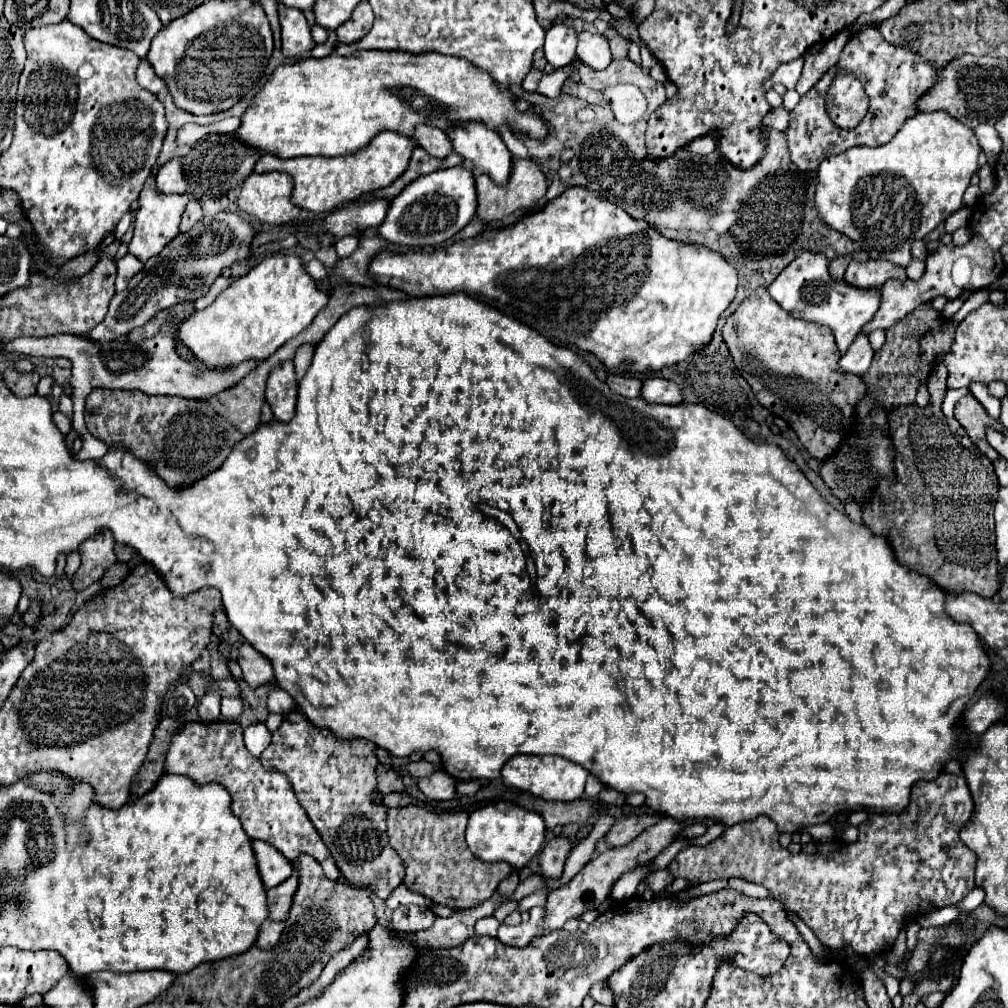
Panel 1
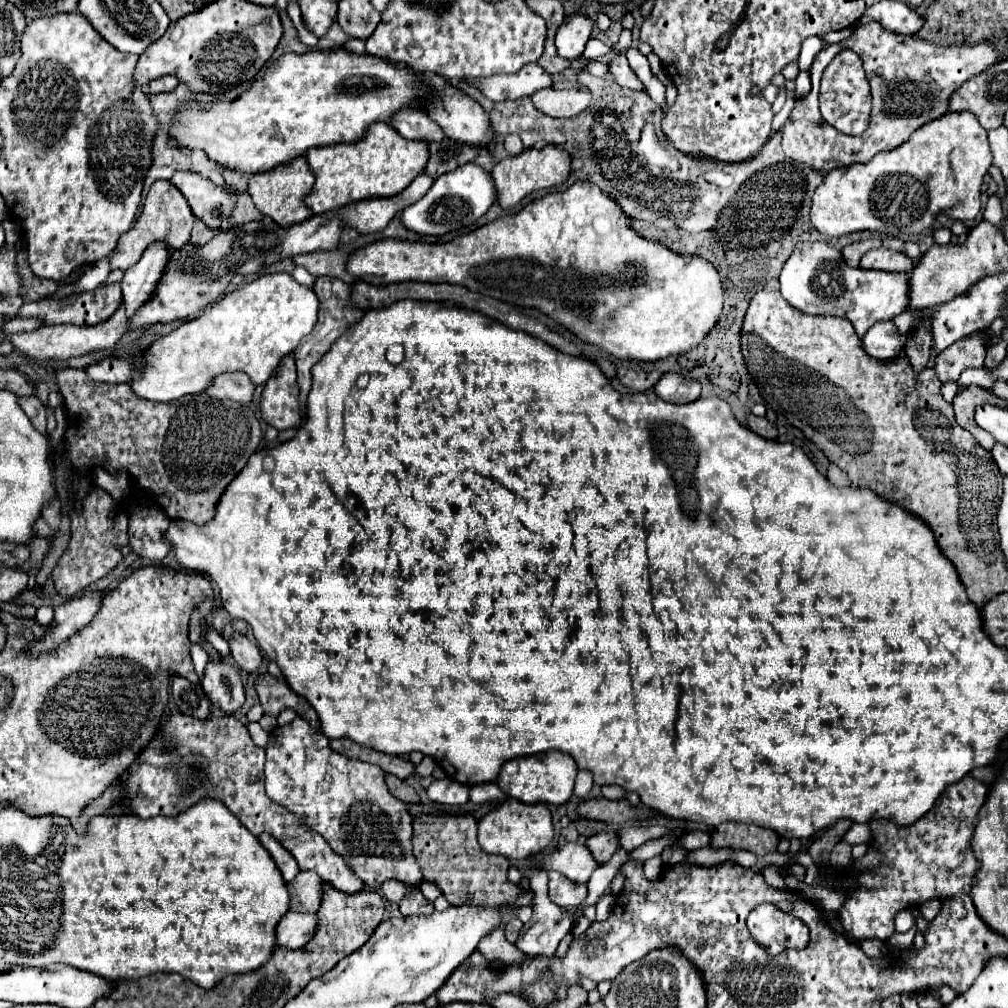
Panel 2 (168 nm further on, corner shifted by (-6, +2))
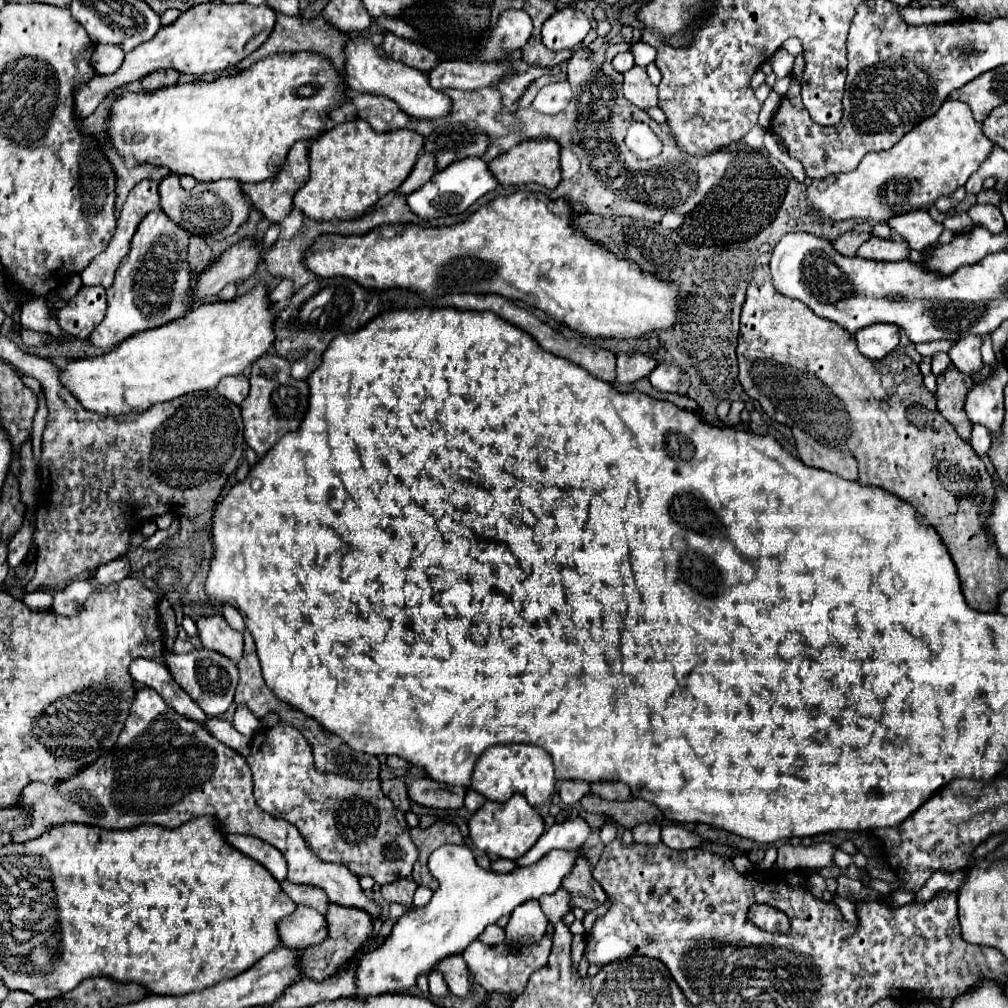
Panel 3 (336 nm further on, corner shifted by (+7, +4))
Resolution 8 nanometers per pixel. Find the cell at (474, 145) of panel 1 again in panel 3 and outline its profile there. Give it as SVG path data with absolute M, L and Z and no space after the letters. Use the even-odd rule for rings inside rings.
M355 37L345 43L345 87L357 93L377 93L393 99L409 117L415 119L439 119L449 113L449 97L429 85L427 75L417 73L393 61L381 47L375 47L367 37Z

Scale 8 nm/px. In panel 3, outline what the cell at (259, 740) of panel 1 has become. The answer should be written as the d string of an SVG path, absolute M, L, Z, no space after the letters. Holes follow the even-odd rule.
M217 717L207 719L205 727L209 729L209 733L211 733L217 741L221 741L223 745L227 745L227 747L233 749L235 753L239 753L239 755L243 755L243 757L249 755L249 739L243 737L243 735L241 735L231 723L227 723L225 719L217 719Z

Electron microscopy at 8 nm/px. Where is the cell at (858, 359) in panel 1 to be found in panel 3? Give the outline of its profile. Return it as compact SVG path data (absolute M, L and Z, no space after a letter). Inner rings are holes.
M889 323L871 325L871 327L857 331L855 339L857 339L859 351L865 357L877 361L877 359L883 359L885 355L889 355L899 345L899 329Z

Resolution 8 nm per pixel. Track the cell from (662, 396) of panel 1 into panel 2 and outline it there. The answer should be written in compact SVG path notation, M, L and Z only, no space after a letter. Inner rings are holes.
M666 373L654 385L654 393L670 403L690 403L700 397L700 383L684 379L678 373Z

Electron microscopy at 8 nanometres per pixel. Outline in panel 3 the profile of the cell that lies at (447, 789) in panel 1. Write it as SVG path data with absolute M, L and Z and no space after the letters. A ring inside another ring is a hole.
M421 777L409 785L411 801L423 807L435 809L461 809L465 799L465 787L445 787L433 779Z

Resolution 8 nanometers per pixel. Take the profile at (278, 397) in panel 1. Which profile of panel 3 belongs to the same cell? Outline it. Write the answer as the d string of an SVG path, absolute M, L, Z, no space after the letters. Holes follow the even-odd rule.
M267 353L261 359L257 359L251 365L249 381L251 381L251 391L241 405L243 435L247 445L261 459L283 435L299 429L309 409L309 383L293 379L289 361L285 357L279 357L277 353Z

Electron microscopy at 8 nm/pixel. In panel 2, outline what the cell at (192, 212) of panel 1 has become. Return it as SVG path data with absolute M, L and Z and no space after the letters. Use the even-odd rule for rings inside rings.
M196 219L194 229L192 229L190 243L194 243L194 245L202 245L202 243L208 243L212 237L214 237L214 229L210 229L208 225L204 225L204 221Z

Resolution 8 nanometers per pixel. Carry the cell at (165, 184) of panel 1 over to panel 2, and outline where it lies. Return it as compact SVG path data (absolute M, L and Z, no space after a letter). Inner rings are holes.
M176 171L170 181L188 199L194 215L208 227L228 227L228 215L234 205L234 191L222 189L192 171Z

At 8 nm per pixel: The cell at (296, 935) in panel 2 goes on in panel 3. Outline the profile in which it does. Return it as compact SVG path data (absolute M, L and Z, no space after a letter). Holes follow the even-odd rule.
M297 907L279 923L279 937L281 943L289 947L313 947L327 937L325 915L317 913L313 907Z

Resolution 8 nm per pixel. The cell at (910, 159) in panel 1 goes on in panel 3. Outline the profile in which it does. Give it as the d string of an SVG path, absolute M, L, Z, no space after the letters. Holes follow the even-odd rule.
M947 99L933 117L921 121L897 145L865 155L855 171L813 179L807 187L807 199L817 215L833 221L869 219L881 223L893 215L927 209L941 195L951 195L957 187L963 187L991 155L991 149L993 141L985 137L969 105Z

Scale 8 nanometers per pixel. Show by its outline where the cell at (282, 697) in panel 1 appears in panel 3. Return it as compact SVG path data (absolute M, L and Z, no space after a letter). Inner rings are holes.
M227 604L223 605L222 613L224 619L233 629L239 631L240 633L243 633L243 631L246 629L244 620L241 614L237 611L237 609L235 609L235 607Z

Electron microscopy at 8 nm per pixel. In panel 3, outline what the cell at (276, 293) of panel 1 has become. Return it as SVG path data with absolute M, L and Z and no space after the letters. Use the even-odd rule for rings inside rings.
M257 285L253 291L223 303L203 303L189 311L185 317L171 321L169 325L141 331L125 339L117 349L87 359L73 359L65 367L61 367L59 379L61 383L79 399L79 403L95 411L99 415L123 415L123 413L137 413L147 411L149 407L165 401L173 401L185 393L193 391L207 391L215 389L217 383L227 375L239 375L247 367L251 367L267 349L273 345L273 311L267 303L269 291L263 285Z

